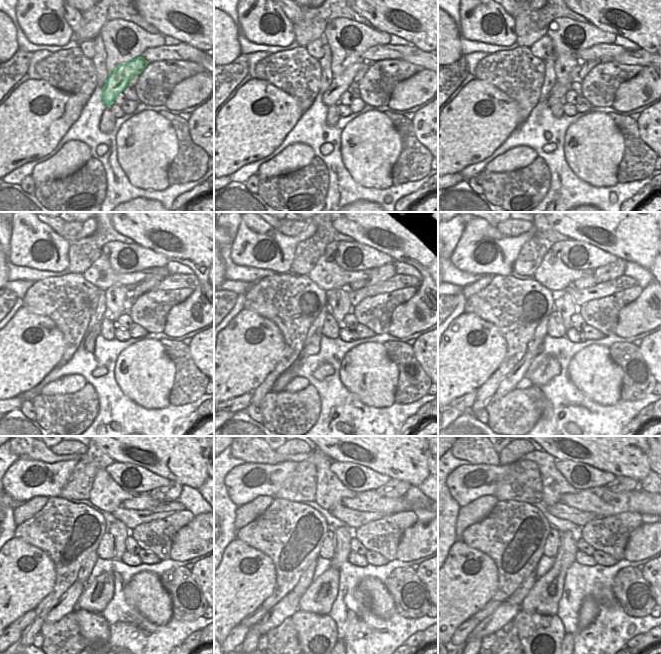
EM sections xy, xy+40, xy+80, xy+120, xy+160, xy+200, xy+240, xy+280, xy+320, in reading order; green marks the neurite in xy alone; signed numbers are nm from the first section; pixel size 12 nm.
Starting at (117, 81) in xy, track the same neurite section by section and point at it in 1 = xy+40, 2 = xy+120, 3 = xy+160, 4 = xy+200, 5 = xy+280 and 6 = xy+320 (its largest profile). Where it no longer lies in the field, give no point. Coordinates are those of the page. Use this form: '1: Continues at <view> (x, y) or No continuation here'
1: Continues at xy+40 (339, 85)
2: Continues at xy+120 (89, 345)
3: Continues at xy+160 (312, 348)
4: Continues at xy+200 (509, 382)
5: Continues at xy+280 (288, 606)
6: Continues at xy+320 (506, 612)

